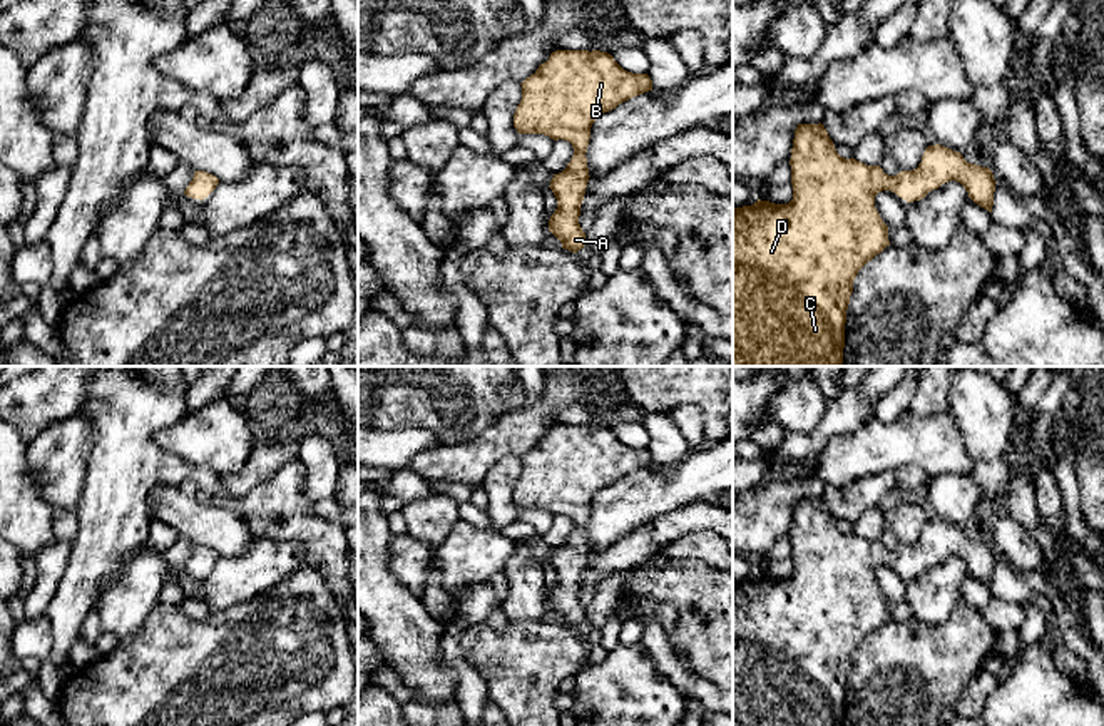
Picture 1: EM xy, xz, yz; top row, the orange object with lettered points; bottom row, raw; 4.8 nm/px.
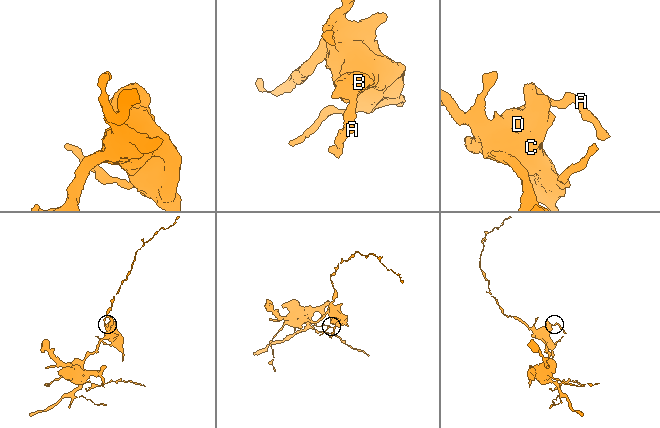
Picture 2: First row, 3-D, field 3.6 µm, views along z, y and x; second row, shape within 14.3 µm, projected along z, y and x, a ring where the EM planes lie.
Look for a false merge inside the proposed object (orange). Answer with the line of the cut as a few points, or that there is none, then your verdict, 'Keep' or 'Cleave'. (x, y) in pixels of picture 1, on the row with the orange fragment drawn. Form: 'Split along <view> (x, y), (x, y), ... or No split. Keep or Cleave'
No split. Keep

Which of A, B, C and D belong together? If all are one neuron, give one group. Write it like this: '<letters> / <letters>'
A B C D

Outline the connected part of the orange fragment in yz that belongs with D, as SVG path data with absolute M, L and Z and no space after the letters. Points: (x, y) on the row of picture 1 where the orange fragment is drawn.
M821 122L798 124L790 166L793 199L788 204L758 199L751 206L733 207L733 366L843 366L853 281L868 261L890 246L888 226L875 207L875 196L892 191L913 202L957 181L975 204L992 212L997 184L989 167L970 164L960 152L940 144L925 149L917 169L888 176L880 166L841 157Z

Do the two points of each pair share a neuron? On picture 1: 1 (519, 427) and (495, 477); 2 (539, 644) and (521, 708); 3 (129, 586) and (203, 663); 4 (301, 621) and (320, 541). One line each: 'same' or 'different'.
1: different
2: same
3: different
4: different

